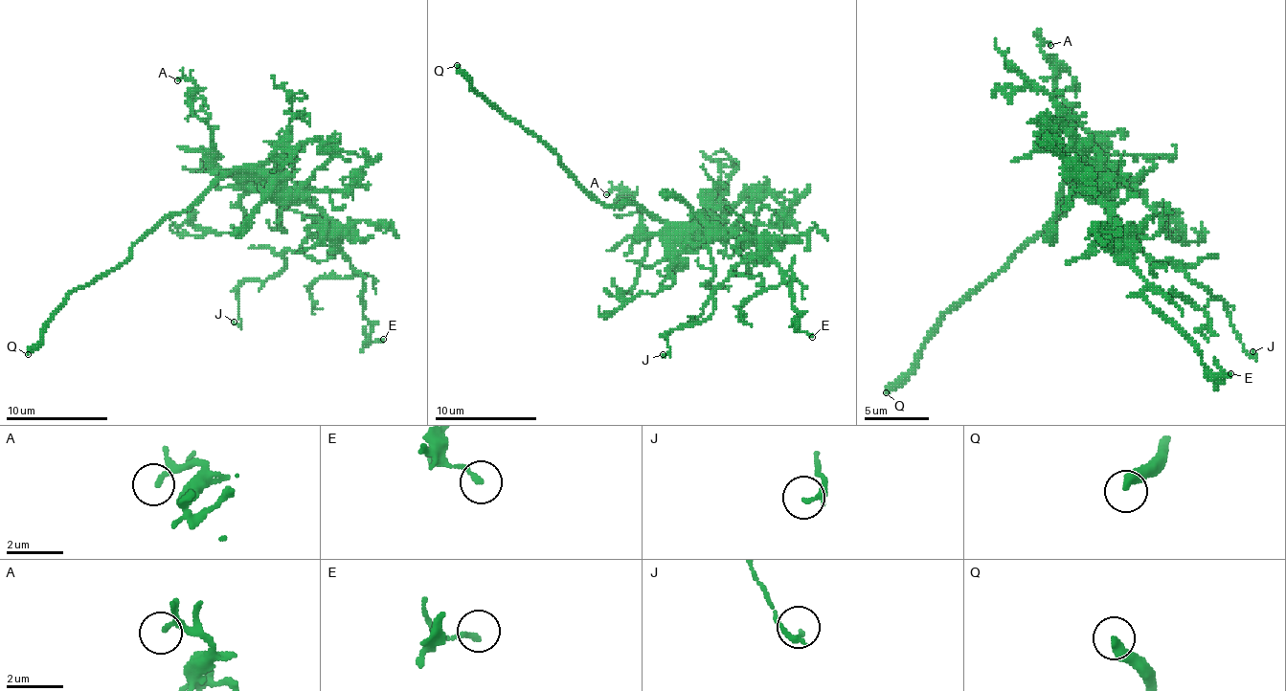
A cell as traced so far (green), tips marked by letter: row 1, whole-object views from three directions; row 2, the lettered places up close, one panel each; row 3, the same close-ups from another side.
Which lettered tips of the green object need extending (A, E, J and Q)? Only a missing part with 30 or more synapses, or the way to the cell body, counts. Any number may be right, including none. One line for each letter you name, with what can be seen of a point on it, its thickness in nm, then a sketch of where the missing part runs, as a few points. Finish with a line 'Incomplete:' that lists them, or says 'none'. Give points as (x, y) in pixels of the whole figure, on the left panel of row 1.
Q: (28, 354) | 380 nm
Incomplete: Q

